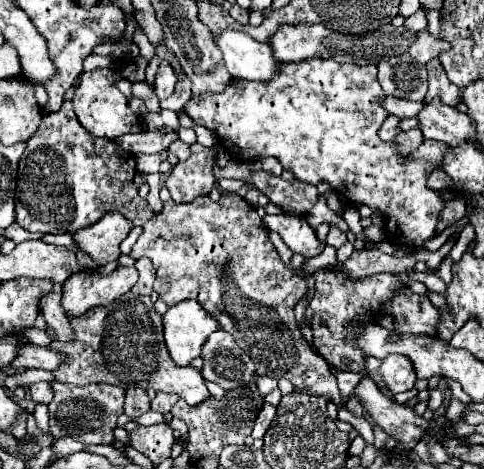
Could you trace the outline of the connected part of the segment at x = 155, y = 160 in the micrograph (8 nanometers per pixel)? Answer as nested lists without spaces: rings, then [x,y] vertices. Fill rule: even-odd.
[[[160,153],[140,154],[136,158],[136,169],[142,174],[157,173],[161,162]]]

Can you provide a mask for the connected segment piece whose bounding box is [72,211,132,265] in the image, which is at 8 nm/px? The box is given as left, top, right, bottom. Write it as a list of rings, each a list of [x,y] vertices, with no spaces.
[[[112,211],[92,227],[76,231],[72,239],[96,265],[106,265],[120,257],[120,241],[130,233],[130,229],[132,223],[124,215]]]

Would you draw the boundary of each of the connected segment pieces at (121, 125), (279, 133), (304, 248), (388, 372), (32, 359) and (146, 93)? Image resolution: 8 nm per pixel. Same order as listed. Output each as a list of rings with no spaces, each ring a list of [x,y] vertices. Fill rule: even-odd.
[[[112,67],[96,69],[96,71],[82,75],[82,83],[76,89],[72,105],[74,105],[74,111],[76,111],[80,125],[88,133],[92,133],[96,137],[114,139],[114,137],[120,137],[120,135],[126,135],[126,133],[142,133],[144,131],[140,117],[128,105],[128,97],[116,87],[116,83],[120,79],[122,79],[122,71],[112,69]]]
[[[306,59],[304,63],[298,63],[298,65],[296,65],[296,63],[284,63],[284,67],[288,67],[288,71],[284,71],[284,75],[280,75],[280,79],[272,79],[272,83],[252,83],[252,81],[242,81],[242,79],[238,79],[238,81],[232,81],[232,83],[224,89],[224,93],[204,93],[202,97],[196,97],[196,99],[188,101],[188,105],[184,107],[184,111],[188,113],[188,117],[192,117],[192,121],[194,121],[196,125],[204,125],[204,127],[208,127],[210,131],[216,131],[216,133],[220,135],[222,145],[228,149],[228,153],[232,153],[234,159],[248,163],[248,161],[252,161],[252,159],[276,157],[286,171],[292,171],[292,173],[296,175],[296,179],[300,179],[300,181],[304,181],[304,183],[318,185],[318,183],[326,181],[328,187],[330,187],[332,191],[338,191],[340,195],[346,195],[346,193],[350,191],[350,203],[354,203],[354,205],[356,205],[356,203],[358,203],[358,205],[368,205],[372,211],[380,211],[386,219],[390,219],[390,239],[392,239],[392,241],[396,241],[398,245],[422,249],[424,243],[436,235],[436,231],[438,231],[438,221],[440,221],[440,213],[442,213],[442,209],[444,209],[444,205],[446,205],[446,201],[444,201],[444,197],[440,195],[440,191],[428,189],[426,181],[428,181],[428,177],[430,177],[436,169],[442,167],[444,155],[450,151],[450,147],[448,147],[446,143],[442,143],[442,141],[424,141],[424,143],[422,143],[422,155],[418,155],[418,157],[414,157],[414,155],[404,157],[404,155],[398,153],[398,149],[396,149],[398,145],[396,145],[396,143],[386,143],[386,141],[382,141],[382,139],[378,137],[378,129],[380,129],[380,125],[386,121],[388,111],[386,111],[386,109],[382,107],[382,103],[380,103],[380,101],[384,99],[384,91],[382,91],[382,87],[380,87],[378,79],[376,79],[376,73],[378,73],[378,71],[376,71],[376,65],[364,65],[364,67],[360,67],[360,65],[354,65],[354,63],[342,65],[342,63],[328,61],[328,59]]]
[[[266,215],[264,223],[268,229],[276,229],[284,243],[294,251],[308,257],[314,257],[316,253],[322,253],[324,243],[316,237],[316,231],[308,225],[306,219],[296,219],[292,215]]]
[[[388,355],[380,365],[380,373],[392,393],[408,391],[416,383],[414,363],[406,355]]]
[[[28,345],[28,347],[20,347],[20,355],[12,361],[12,367],[16,369],[46,369],[46,371],[56,371],[62,363],[66,363],[66,355],[60,351],[52,351],[52,349],[44,349],[44,347],[36,347],[36,345]]]
[[[138,81],[138,83],[132,85],[132,93],[134,93],[134,97],[138,97],[138,99],[142,99],[142,101],[146,103],[148,111],[160,113],[160,103],[158,103],[158,99],[156,99],[154,85],[150,85],[150,83],[146,83],[146,81]]]

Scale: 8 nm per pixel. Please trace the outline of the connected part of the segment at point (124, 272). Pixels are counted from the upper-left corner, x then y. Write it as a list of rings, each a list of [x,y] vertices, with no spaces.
[[[118,267],[112,275],[72,275],[62,287],[62,309],[70,317],[84,317],[94,307],[110,305],[138,281],[134,267]]]

